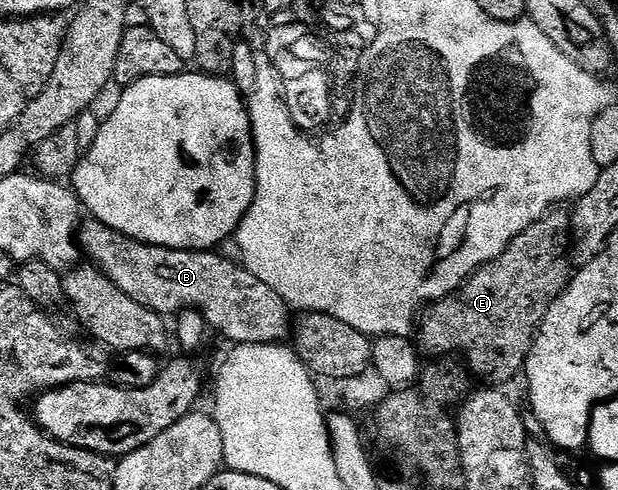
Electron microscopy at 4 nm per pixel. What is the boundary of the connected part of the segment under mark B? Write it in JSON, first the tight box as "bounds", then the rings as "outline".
{"bounds":[77,218,289,345],"outline":[[[91,218],[79,225],[77,244],[96,269],[106,274],[122,294],[130,294],[138,306],[146,306],[165,318],[188,309],[198,311],[213,333],[221,332],[233,345],[279,345],[289,339],[289,305],[262,278],[254,278],[243,263],[227,260],[219,256],[219,251],[191,252],[143,244]]]}

